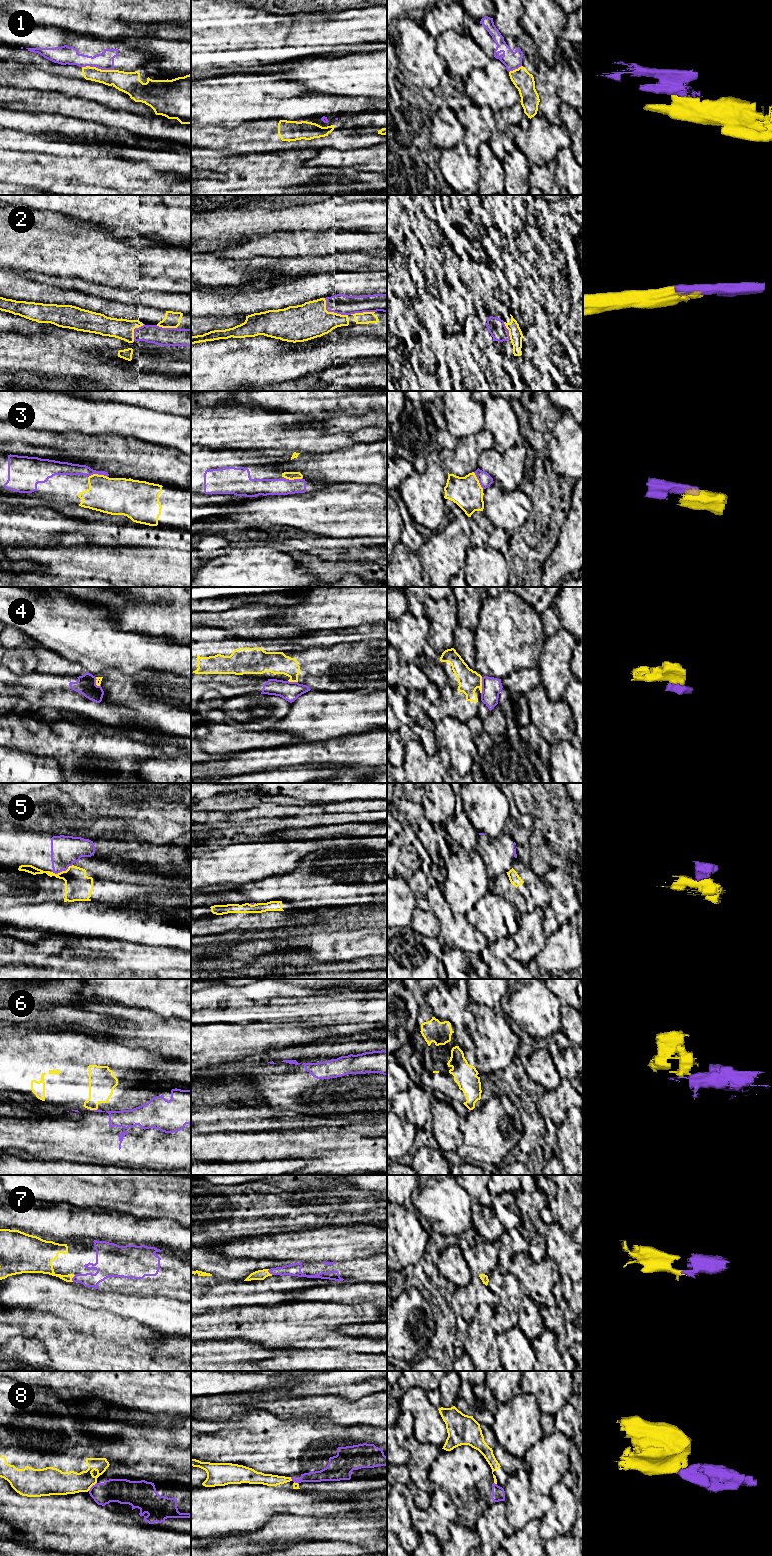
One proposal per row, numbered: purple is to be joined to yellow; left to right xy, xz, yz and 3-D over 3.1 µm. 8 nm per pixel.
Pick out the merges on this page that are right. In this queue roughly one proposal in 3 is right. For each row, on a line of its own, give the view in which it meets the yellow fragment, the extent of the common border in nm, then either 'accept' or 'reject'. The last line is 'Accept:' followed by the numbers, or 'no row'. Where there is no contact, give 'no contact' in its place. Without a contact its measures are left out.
1: contact in xy; length 260 nm; reject
2: contact in xz; length 240 nm; accept
3: contact in xy; length 160 nm; accept
4: contact in yz; length 140 nm; reject
5: contact in xy; length 200 nm; reject
6: contact in xy; length 90 nm; reject
7: contact in xy; length 60 nm; accept
8: contact in xy; length 100 nm; reject
Accept: 2, 3, 7

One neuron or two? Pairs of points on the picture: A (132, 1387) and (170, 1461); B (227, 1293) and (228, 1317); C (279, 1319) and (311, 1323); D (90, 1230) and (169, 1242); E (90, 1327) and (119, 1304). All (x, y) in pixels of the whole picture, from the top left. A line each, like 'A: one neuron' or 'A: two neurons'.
A: two neurons
B: two neurons
C: one neuron
D: one neuron
E: two neurons

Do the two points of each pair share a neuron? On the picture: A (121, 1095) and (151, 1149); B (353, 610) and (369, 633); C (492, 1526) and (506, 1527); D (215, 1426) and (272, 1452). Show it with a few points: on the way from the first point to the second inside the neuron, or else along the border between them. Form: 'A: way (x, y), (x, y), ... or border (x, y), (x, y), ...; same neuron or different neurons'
A: border (150, 1098), (146, 1103), (130, 1109), (106, 1111); different neurons
B: border (376, 622), (362, 622), (358, 625), (339, 628); different neurons
C: way (495, 1526), (503, 1527); same neuron
D: border (242, 1424), (201, 1433); different neurons

